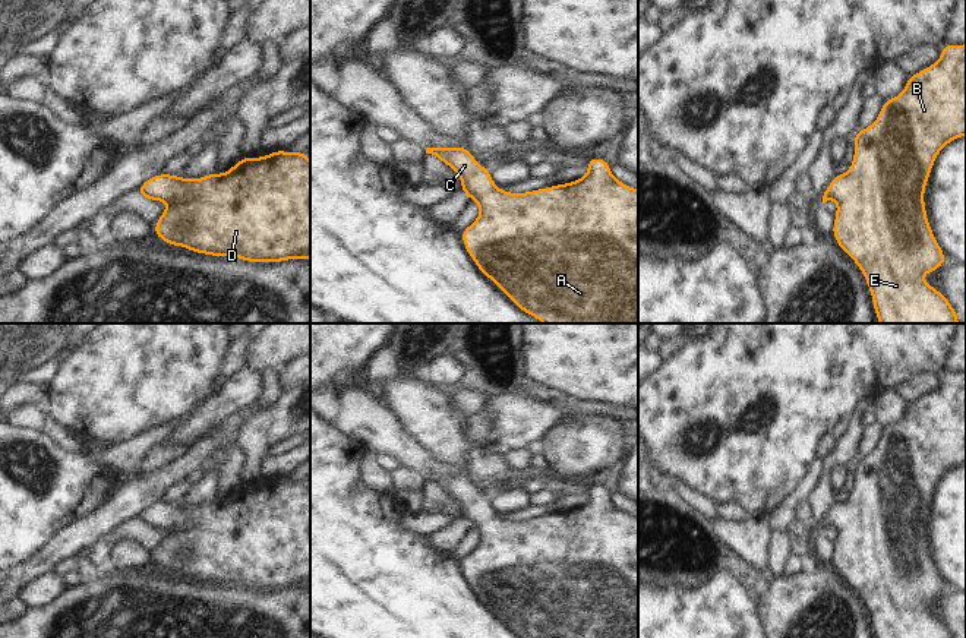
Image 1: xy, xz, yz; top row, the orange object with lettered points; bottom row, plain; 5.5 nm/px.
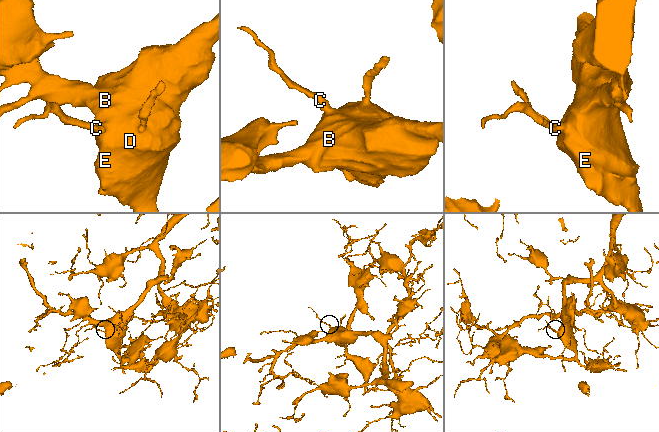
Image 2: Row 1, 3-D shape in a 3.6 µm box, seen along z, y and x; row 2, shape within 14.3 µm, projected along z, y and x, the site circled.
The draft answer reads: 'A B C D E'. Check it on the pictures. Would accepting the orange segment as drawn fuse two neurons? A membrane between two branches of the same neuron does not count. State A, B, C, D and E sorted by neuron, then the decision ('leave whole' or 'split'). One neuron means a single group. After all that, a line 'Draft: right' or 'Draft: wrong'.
groups A B C D E; leave whole
Draft: right

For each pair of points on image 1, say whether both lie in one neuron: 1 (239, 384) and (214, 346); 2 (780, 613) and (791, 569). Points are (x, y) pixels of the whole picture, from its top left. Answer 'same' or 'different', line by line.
1: different
2: different

